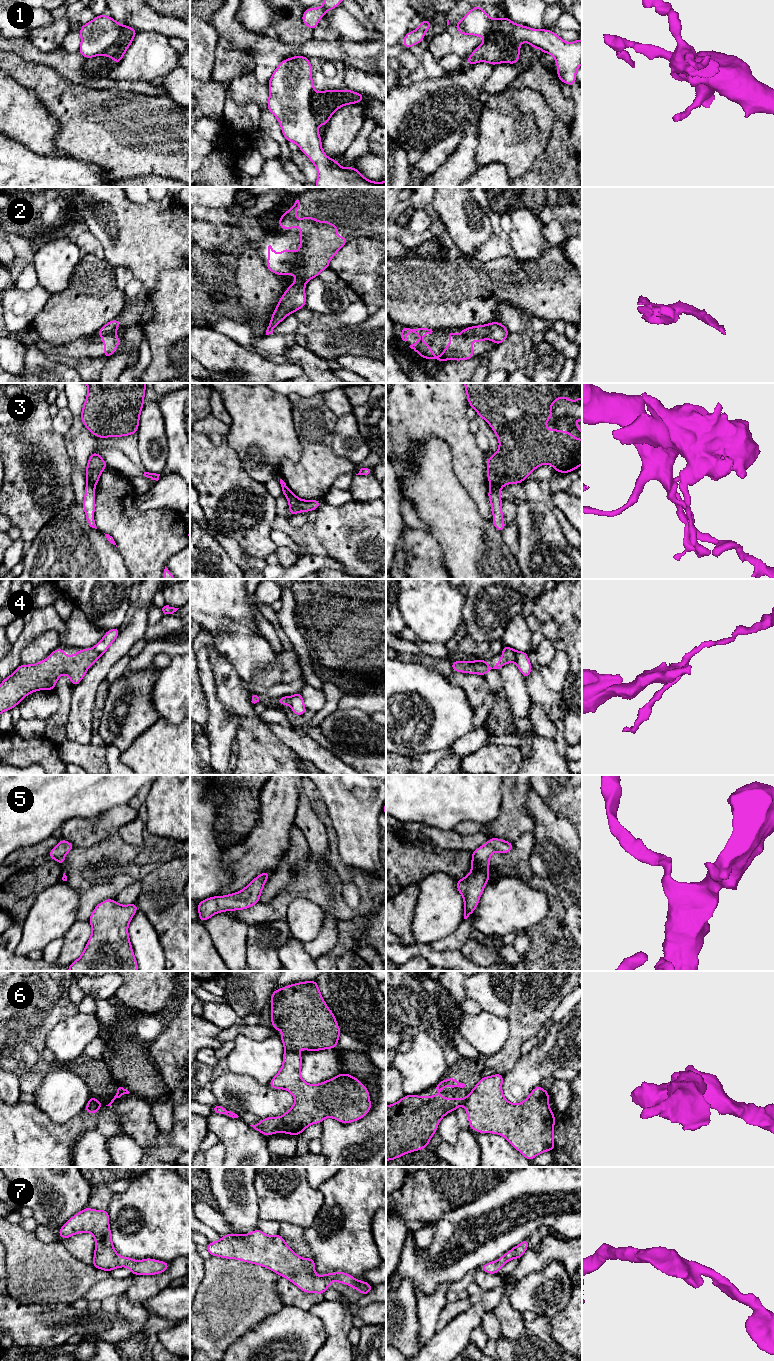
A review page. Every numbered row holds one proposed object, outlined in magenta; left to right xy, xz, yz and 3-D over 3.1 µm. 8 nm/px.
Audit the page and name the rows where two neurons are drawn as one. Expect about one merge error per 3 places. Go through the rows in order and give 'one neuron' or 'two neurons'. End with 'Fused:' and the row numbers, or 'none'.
1: two neurons
2: two neurons
3: two neurons
4: two neurons
5: one neuron
6: two neurons
7: one neuron
Fused: 1, 2, 3, 4, 6

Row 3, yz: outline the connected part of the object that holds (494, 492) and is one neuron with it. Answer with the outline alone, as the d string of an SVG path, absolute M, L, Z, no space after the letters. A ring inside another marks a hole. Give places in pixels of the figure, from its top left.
M490 484L489 488L488 498L490 500L493 513L492 523L495 528L502 533L506 526L502 513L502 499L500 498L501 488L495 484Z

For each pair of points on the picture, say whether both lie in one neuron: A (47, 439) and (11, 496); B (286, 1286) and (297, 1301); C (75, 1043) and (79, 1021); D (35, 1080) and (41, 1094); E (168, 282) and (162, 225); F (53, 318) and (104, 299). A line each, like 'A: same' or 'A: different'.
A: same
B: same
C: same
D: different
E: different
F: same

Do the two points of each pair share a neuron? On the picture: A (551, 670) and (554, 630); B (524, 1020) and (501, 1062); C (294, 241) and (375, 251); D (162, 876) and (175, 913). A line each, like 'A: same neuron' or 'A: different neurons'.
A: different neurons
B: same neuron
C: different neurons
D: same neuron

